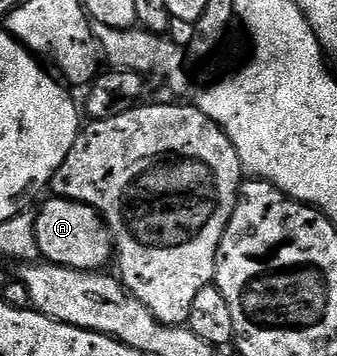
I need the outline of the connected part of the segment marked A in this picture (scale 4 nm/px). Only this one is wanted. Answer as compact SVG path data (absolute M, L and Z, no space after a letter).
M51 196L41 202L42 210L36 213L36 243L38 252L51 265L63 265L69 269L102 271L112 261L110 229L102 216L92 207L79 201L65 201Z

